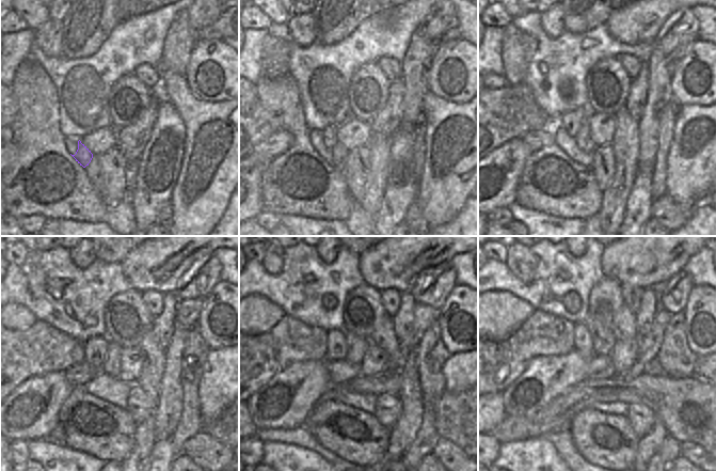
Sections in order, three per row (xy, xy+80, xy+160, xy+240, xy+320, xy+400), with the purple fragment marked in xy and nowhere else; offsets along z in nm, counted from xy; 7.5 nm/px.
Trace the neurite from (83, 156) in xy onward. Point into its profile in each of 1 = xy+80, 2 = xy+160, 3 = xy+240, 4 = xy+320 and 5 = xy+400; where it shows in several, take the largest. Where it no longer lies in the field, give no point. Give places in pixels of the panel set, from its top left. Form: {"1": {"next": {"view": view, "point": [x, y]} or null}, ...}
{"1": {"next": {"view": "xy+80", "point": [330, 139]}}, "2": {"next": {"view": "xy+160", "point": [572, 121]}}, "3": {"next": {"view": "xy+240", "point": [96, 348]}}, "4": {"next": {"view": "xy+320", "point": [336, 350]}}, "5": {"next": {"view": "xy+400", "point": [582, 341]}}}

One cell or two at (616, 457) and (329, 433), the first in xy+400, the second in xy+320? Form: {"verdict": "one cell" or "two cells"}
{"verdict": "one cell"}

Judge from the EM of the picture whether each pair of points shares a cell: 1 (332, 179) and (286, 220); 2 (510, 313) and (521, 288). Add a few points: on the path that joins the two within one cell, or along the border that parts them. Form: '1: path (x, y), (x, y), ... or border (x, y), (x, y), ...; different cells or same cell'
1: border (281, 214), (298, 214), (317, 219); different cells
2: border (493, 291), (509, 291), (526, 300), (535, 310); different cells

